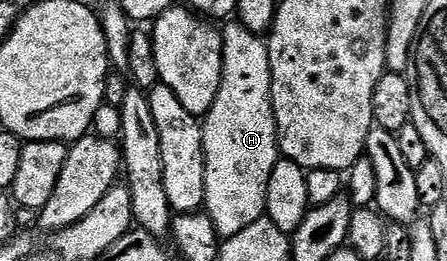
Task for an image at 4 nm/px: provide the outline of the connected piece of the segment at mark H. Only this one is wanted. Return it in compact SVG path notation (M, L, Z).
M230 22L227 28L221 29L222 34L222 77L220 78L220 90L216 94L216 102L206 111L202 126L202 149L204 150L204 162L206 163L206 203L205 215L209 216L212 226L218 231L223 241L232 238L240 231L247 229L252 222L266 216L266 195L268 194L268 178L272 178L272 170L280 158L278 151L278 127L274 121L274 107L270 97L270 50L267 41L257 32L253 32L239 22Z

